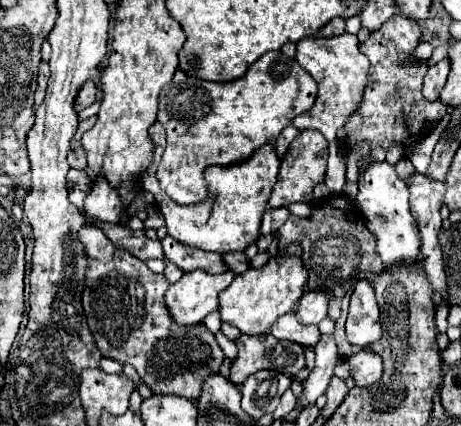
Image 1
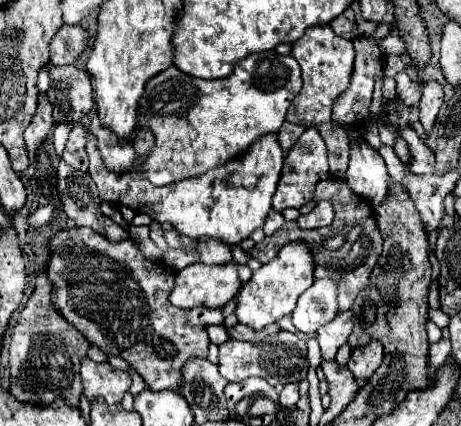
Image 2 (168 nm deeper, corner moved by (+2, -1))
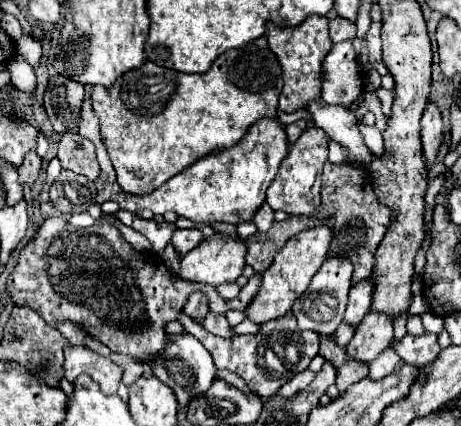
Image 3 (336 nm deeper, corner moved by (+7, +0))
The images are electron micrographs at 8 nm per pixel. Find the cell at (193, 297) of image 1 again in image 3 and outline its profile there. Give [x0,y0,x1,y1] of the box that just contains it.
[178,234,246,286]

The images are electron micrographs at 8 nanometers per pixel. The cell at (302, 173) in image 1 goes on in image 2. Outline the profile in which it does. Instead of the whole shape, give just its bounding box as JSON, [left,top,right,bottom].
[273,127,329,211]

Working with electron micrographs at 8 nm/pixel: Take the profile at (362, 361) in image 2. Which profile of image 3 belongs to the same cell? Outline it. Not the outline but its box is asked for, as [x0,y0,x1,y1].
[346,312,392,362]

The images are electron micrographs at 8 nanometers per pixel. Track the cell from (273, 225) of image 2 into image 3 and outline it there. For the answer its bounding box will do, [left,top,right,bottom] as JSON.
[252,204,274,232]

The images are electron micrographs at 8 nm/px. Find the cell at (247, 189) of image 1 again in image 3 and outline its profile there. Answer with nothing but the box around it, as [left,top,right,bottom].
[78,100,288,224]

